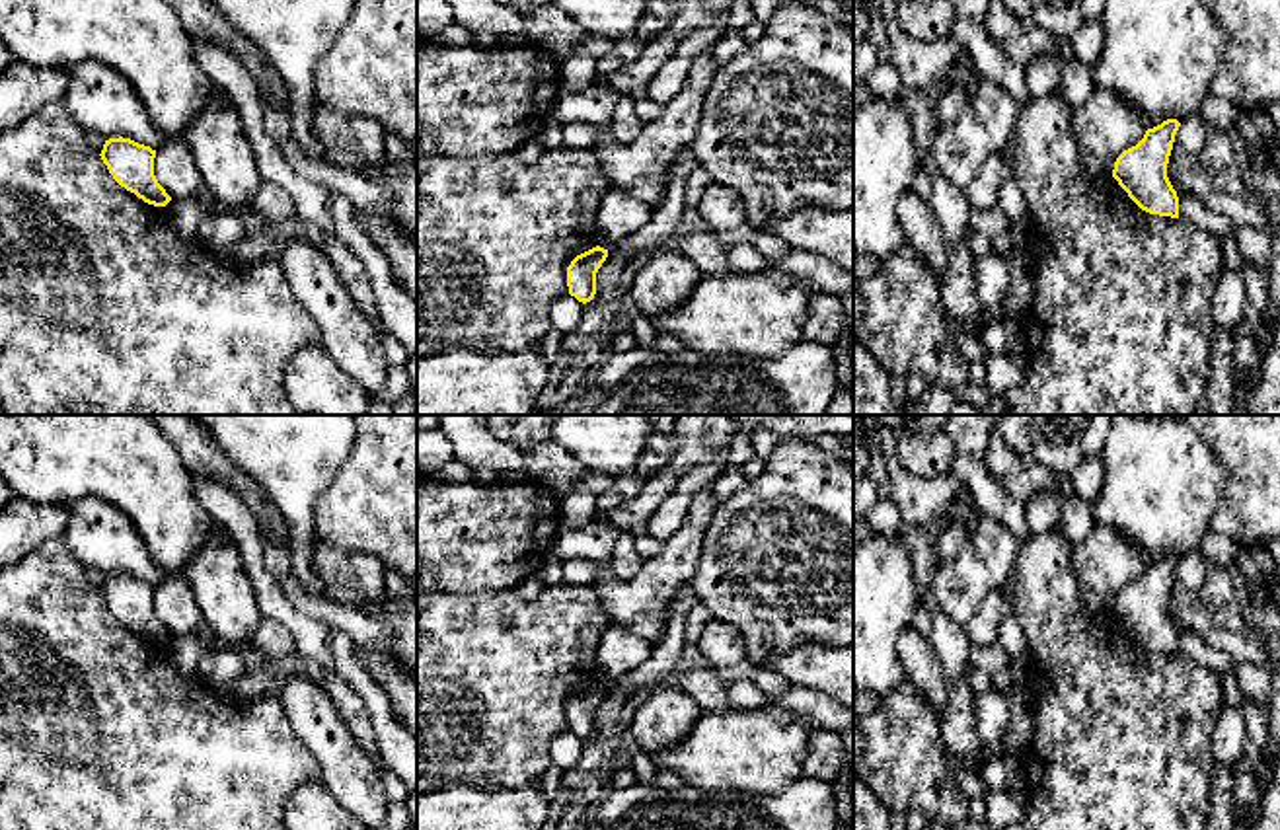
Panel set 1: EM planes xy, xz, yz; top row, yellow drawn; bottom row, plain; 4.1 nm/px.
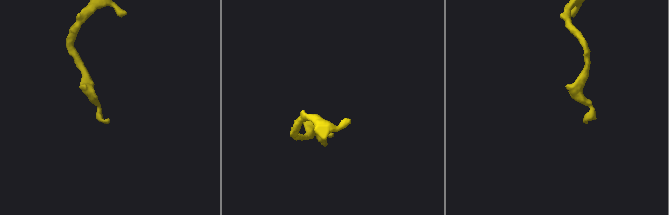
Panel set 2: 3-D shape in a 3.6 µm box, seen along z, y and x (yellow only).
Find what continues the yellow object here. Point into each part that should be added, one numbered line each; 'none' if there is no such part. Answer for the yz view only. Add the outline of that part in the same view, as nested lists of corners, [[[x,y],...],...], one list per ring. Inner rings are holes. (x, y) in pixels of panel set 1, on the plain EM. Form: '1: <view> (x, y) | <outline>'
none

